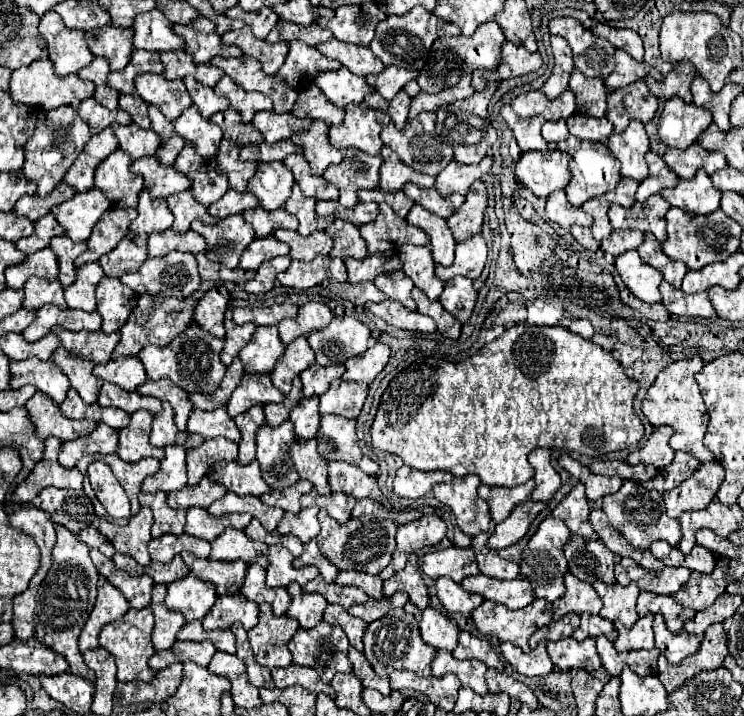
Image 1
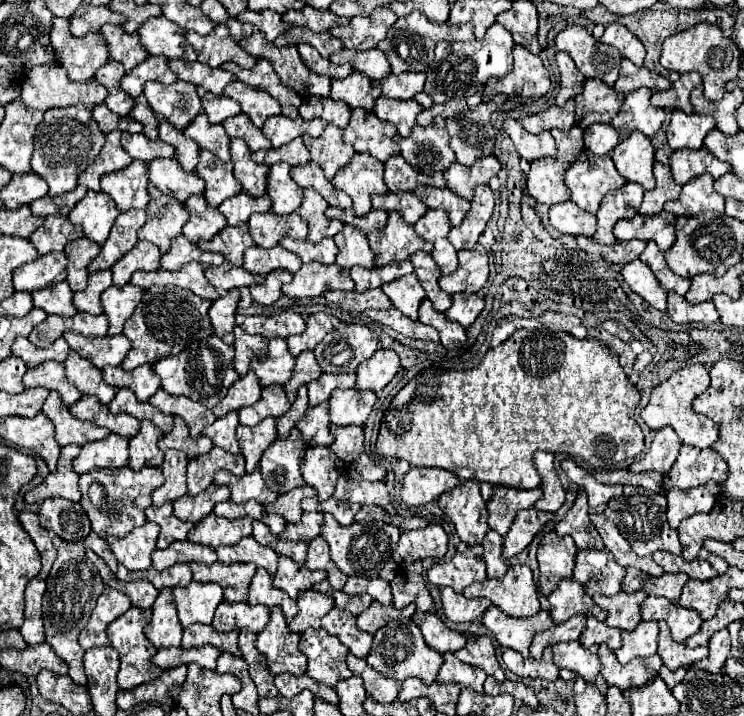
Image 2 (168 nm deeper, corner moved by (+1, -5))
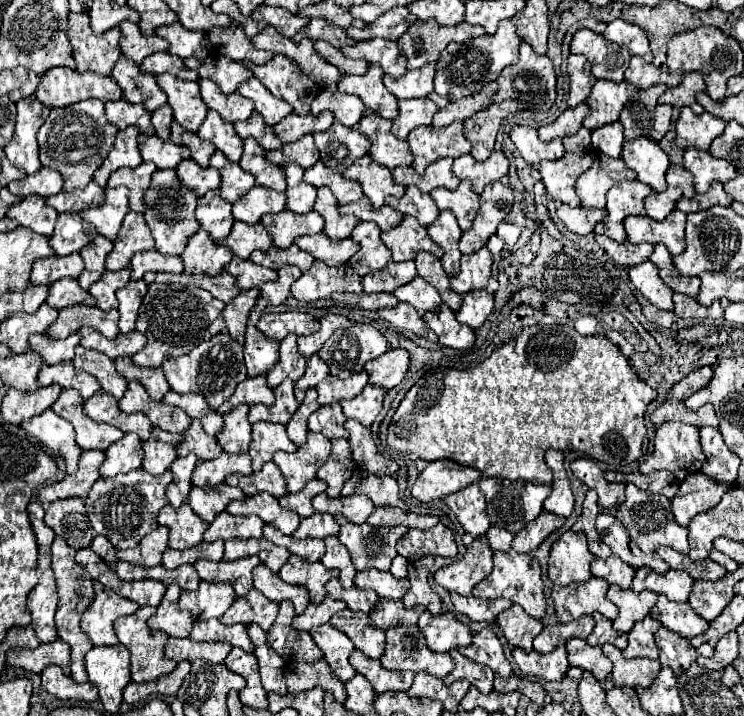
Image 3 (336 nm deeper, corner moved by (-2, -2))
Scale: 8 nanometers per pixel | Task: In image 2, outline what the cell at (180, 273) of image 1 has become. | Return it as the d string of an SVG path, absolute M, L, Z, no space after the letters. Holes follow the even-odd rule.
M195 261L183 265L179 271L163 271L163 269L159 269L159 271L137 271L131 277L131 283L139 285L141 289L149 289L153 285L177 285L177 287L193 291L199 297L205 297L205 299L211 299L211 301L219 299L215 287L209 285L209 281L205 279L203 265L195 263Z

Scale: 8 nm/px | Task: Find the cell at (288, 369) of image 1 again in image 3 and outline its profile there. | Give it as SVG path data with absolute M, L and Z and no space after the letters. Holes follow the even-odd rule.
M312 354L312 356L308 358L308 362L306 362L306 372L304 372L304 376L302 376L300 380L296 380L296 384L294 384L294 396L296 396L296 400L302 402L302 400L304 400L304 392L306 392L308 388L314 388L314 386L316 386L318 382L322 382L328 374L330 374L330 372L328 372L328 366L318 358L318 354Z

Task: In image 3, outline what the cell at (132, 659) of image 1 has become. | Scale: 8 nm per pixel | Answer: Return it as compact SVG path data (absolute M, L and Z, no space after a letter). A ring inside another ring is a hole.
M144 606L140 610L136 610L134 614L130 616L122 616L120 620L114 622L114 630L116 630L116 636L120 640L120 644L124 644L130 652L130 672L132 672L132 682L150 682L150 680L158 680L160 676L164 674L170 674L176 666L176 662L172 660L166 660L164 658L164 646L166 646L166 640L168 636L160 630L148 630L146 626L146 620L154 614L154 608L152 606Z

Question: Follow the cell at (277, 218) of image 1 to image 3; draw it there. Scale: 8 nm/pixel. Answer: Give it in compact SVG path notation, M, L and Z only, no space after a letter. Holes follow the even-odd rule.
M282 210L278 214L264 214L260 222L272 234L274 246L278 248L288 248L292 246L296 236L318 234L324 228L322 216L314 210L308 214L296 214L290 210Z

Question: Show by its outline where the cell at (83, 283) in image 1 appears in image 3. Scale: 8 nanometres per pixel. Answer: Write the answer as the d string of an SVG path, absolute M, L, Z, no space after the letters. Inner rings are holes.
M122 268L116 272L104 272L104 276L90 286L90 294L96 298L96 306L100 310L116 308L116 290L120 290L130 280L130 268Z

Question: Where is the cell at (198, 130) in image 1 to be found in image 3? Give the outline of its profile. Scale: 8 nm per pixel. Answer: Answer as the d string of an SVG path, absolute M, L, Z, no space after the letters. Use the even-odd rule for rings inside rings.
M208 110L206 120L198 128L198 138L212 142L224 156L232 162L238 162L242 156L242 138L234 132L234 126L220 120L220 116Z

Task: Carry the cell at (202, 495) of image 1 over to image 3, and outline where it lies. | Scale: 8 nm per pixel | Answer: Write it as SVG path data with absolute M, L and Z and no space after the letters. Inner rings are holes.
M220 482L214 488L192 488L188 504L204 522L212 522L216 514L220 514L230 500L244 500L244 498L246 496L240 488Z

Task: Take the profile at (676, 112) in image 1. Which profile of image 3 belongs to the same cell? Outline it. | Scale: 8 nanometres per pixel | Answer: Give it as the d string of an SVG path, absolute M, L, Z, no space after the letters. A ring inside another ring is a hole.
M682 108L676 120L676 146L708 150L710 142L722 134L724 126L724 120L708 112L694 114L690 108Z

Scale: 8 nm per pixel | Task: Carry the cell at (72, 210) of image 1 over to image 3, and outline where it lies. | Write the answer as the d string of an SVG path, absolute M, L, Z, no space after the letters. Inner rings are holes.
M118 186L104 190L104 202L100 206L88 208L78 214L82 220L94 224L98 234L106 236L108 240L116 240L118 228L126 212L128 212L128 192L122 186Z

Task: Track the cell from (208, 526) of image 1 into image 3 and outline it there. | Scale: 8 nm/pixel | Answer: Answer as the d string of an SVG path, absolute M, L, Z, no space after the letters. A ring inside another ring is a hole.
M220 512L220 516L210 522L208 530L204 532L206 542L214 540L248 540L248 538L262 538L264 522L258 516L232 516L228 512Z

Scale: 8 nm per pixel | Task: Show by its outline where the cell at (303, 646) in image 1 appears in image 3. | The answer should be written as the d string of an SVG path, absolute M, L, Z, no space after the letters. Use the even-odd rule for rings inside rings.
M330 624L314 628L310 632L310 636L316 642L316 646L324 652L324 660L330 666L330 670L334 672L334 676L340 682L348 682L356 674L356 670L348 662L348 656L354 650L352 640L348 636L344 636L340 630L332 628Z

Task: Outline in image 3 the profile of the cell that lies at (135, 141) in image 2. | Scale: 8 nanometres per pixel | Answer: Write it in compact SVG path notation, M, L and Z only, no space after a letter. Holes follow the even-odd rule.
M138 136L138 148L146 162L154 162L158 168L176 168L184 160L182 146L176 146L170 140L160 140L158 136Z

